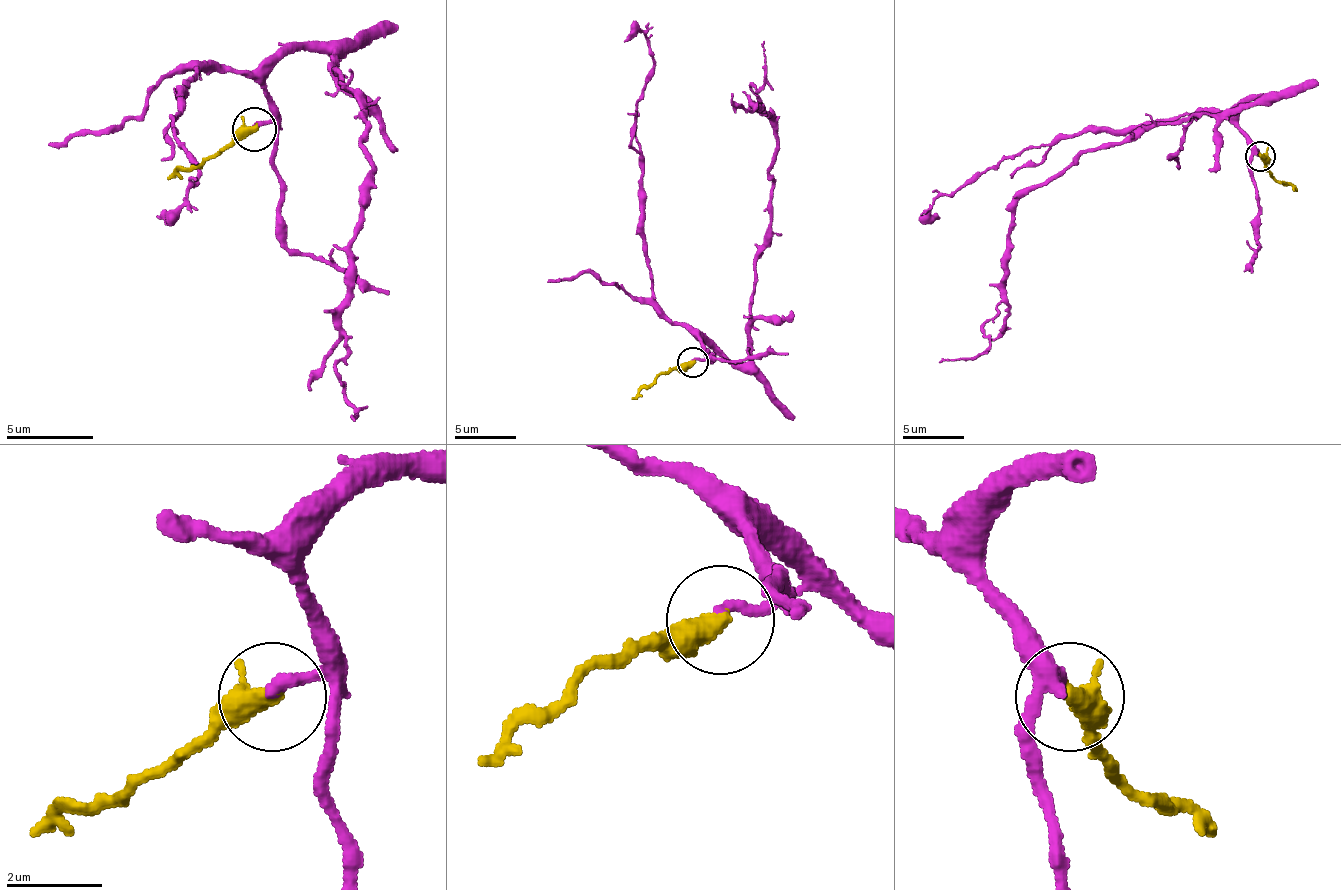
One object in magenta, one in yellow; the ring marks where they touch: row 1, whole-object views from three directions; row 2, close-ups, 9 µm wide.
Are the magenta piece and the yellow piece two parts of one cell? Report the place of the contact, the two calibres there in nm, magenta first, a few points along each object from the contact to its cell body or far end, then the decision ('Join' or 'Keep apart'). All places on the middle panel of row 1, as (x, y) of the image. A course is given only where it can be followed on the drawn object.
Place: (693, 362). Thickness 240 nm (magenta) against 380 nm. Course of magenta: (692, 363), (704, 357), (701, 338), (744, 363), (772, 184), (772, 120), (751, 86), (763, 77), (763, 40). Course of yellow: (692, 363), (661, 372), (631, 400). Join

